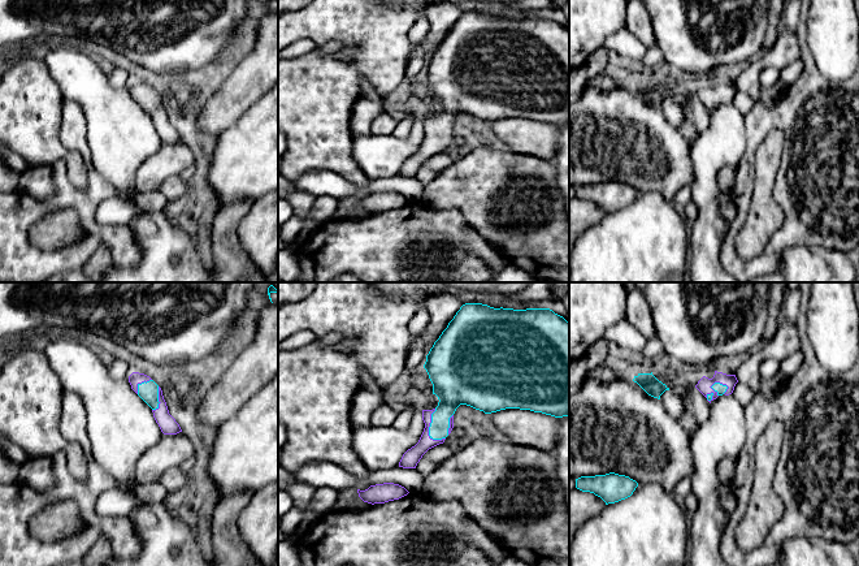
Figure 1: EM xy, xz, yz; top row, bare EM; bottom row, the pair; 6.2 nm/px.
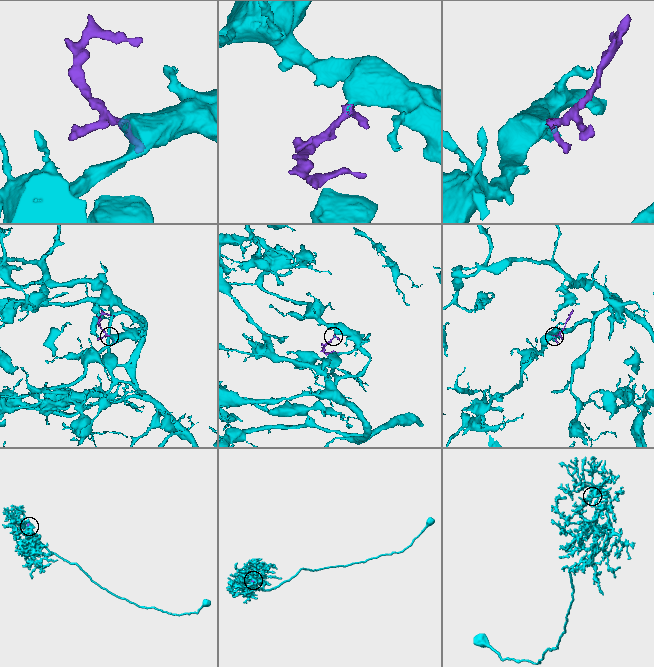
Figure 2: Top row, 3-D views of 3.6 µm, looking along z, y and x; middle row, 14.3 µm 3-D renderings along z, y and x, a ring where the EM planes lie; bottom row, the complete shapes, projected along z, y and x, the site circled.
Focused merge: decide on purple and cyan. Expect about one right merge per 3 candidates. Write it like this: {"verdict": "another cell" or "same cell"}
{"verdict": "same cell"}

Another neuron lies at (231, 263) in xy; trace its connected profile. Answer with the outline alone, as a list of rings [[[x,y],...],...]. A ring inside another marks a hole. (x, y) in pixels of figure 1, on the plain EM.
[[[233,200],[216,212],[211,230],[205,237],[212,243],[213,252],[213,262],[209,268],[211,282],[269,282],[255,265],[237,234],[239,221],[248,213],[252,204],[253,202],[250,200]]]

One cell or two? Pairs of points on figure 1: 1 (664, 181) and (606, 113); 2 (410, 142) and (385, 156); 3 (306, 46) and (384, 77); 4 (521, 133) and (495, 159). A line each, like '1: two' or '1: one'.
1: one
2: one
3: two
4: two

